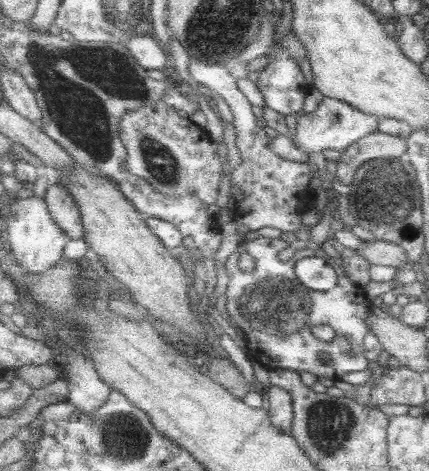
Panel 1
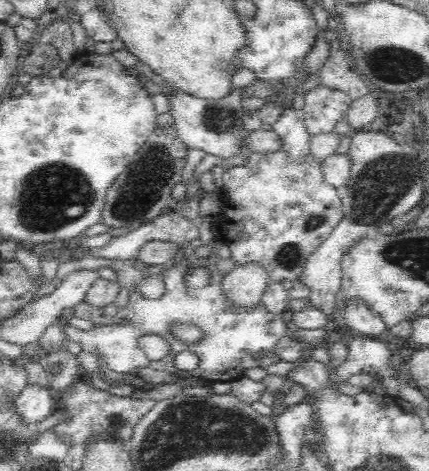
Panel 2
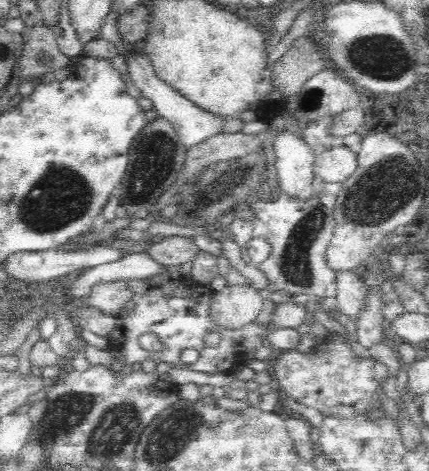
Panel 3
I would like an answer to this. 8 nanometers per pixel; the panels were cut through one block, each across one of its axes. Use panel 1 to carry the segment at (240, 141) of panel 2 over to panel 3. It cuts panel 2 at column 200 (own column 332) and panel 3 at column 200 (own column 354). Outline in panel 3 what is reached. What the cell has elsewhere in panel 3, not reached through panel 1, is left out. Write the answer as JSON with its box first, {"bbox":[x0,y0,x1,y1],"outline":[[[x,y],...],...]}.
{"bbox":[124,44,228,150],"outline":[[[124,44],[124,46],[130,50],[130,54],[128,54],[126,58],[128,58],[130,78],[132,78],[134,86],[140,88],[140,92],[144,94],[144,98],[150,98],[150,100],[154,102],[154,110],[160,114],[160,118],[168,120],[168,122],[174,126],[174,130],[178,132],[180,144],[182,144],[184,148],[192,150],[192,148],[196,148],[196,146],[202,146],[202,144],[206,144],[208,140],[212,140],[214,136],[220,136],[220,134],[224,132],[226,122],[228,122],[228,116],[222,116],[222,114],[210,112],[210,110],[206,110],[206,108],[194,104],[192,100],[188,100],[186,96],[182,96],[180,92],[172,90],[166,82],[162,82],[160,78],[156,78],[152,64],[150,64],[142,54],[140,54],[140,56],[134,54],[130,44]]]}

